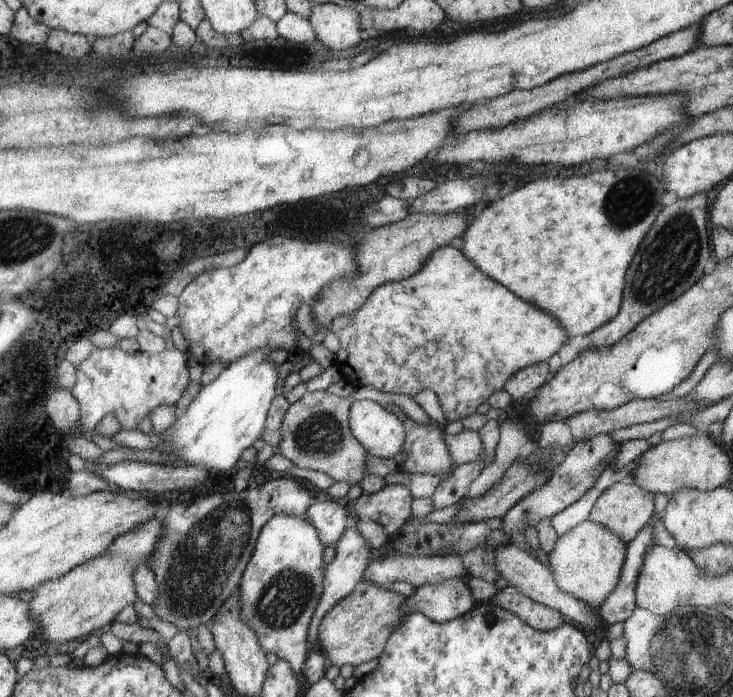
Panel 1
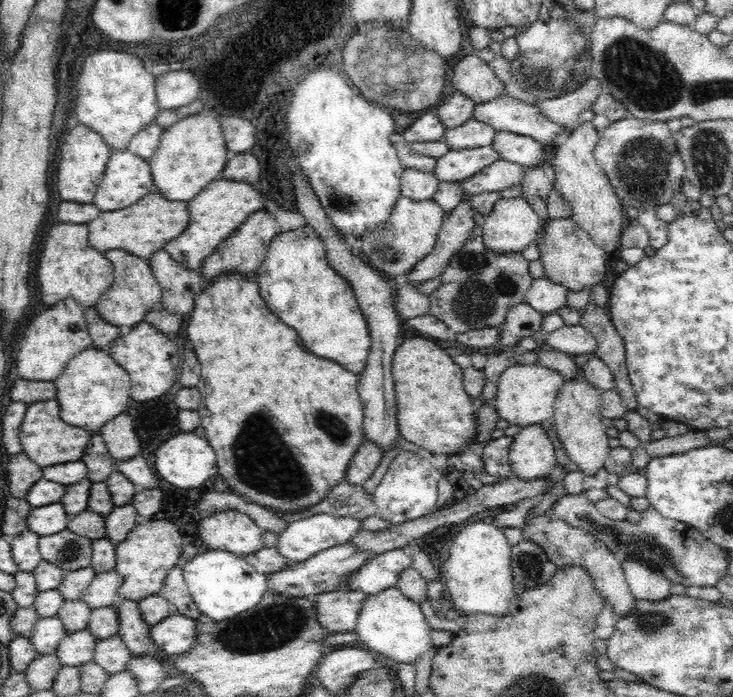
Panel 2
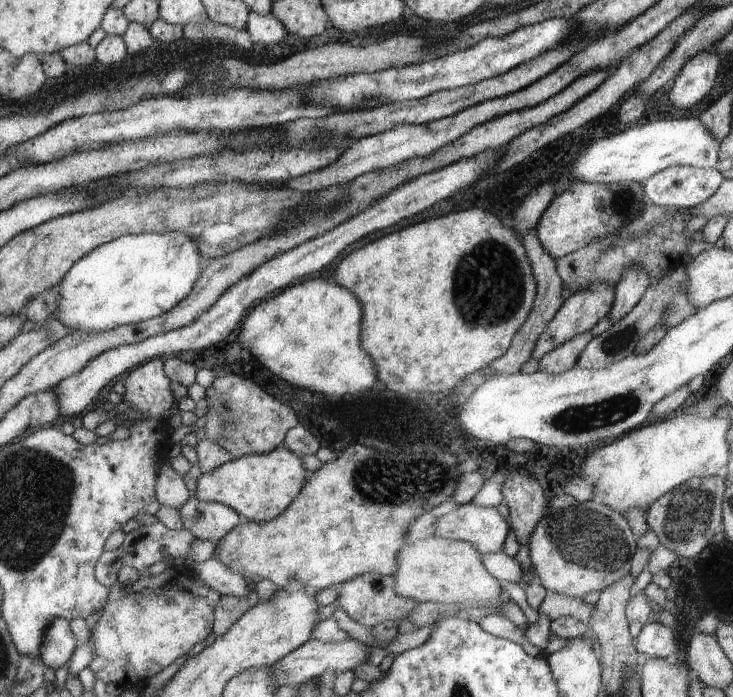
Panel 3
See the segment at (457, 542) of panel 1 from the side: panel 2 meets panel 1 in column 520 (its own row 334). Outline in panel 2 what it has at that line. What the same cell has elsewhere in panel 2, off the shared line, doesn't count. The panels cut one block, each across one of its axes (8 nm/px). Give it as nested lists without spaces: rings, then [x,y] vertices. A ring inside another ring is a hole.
[[[564,325],[544,336],[545,341],[553,347],[552,351],[577,356],[592,354],[596,350],[596,337],[582,325]]]

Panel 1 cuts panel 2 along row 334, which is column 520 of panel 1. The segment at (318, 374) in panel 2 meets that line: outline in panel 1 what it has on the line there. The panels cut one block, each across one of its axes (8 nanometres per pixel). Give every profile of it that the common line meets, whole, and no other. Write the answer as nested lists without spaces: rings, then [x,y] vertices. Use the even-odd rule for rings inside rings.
[[[604,167],[601,171],[580,177],[572,175],[567,177],[559,173],[541,174],[533,177],[530,184],[524,184],[522,188],[508,193],[503,198],[496,198],[489,205],[486,205],[480,216],[472,217],[470,227],[463,232],[461,251],[468,257],[468,260],[471,260],[487,276],[492,276],[496,282],[504,284],[517,297],[523,298],[531,305],[536,305],[540,310],[555,317],[563,325],[563,329],[567,332],[569,338],[584,336],[584,334],[589,335],[619,314],[623,302],[623,291],[626,290],[627,271],[630,270],[631,263],[634,262],[634,258],[641,248],[640,242],[642,242],[642,238],[651,230],[656,215],[664,207],[660,205],[660,200],[664,193],[666,193],[664,180],[652,180],[652,176],[640,176],[640,172],[632,172],[632,170],[620,170],[620,172],[617,172],[616,168]]]

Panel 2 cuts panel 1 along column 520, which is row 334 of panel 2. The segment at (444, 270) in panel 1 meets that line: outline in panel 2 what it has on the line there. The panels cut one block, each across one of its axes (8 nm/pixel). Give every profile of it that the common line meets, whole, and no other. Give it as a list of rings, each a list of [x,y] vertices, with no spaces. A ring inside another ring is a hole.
[[[308,225],[298,230],[281,232],[270,243],[265,259],[254,271],[253,277],[260,287],[260,296],[268,305],[268,309],[282,322],[286,322],[288,326],[296,330],[304,348],[316,354],[317,357],[340,363],[344,369],[359,376],[363,373],[371,349],[371,335],[351,283],[344,280],[328,264],[325,248],[322,239]]]

